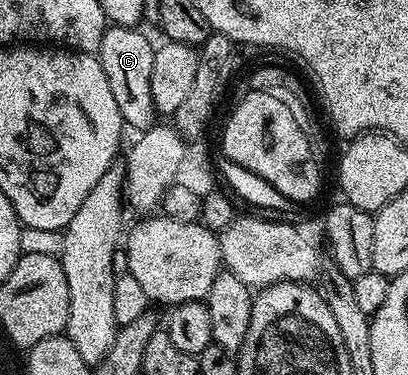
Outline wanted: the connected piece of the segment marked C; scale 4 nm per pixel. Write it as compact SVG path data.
M111 24L100 43L97 56L108 75L108 87L112 87L112 99L120 107L120 115L127 126L137 131L150 129L156 123L156 110L152 103L152 59L155 46L141 33L141 28Z

